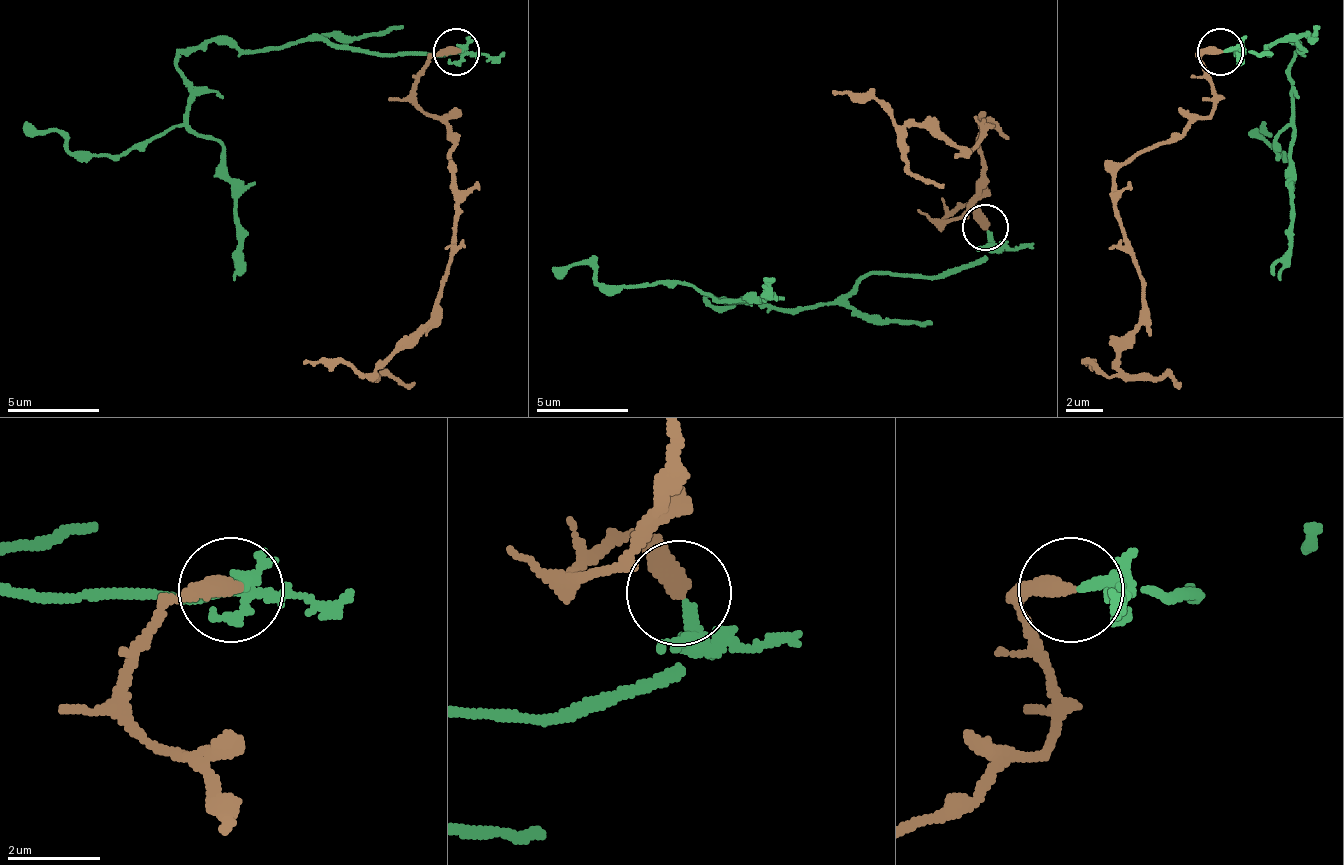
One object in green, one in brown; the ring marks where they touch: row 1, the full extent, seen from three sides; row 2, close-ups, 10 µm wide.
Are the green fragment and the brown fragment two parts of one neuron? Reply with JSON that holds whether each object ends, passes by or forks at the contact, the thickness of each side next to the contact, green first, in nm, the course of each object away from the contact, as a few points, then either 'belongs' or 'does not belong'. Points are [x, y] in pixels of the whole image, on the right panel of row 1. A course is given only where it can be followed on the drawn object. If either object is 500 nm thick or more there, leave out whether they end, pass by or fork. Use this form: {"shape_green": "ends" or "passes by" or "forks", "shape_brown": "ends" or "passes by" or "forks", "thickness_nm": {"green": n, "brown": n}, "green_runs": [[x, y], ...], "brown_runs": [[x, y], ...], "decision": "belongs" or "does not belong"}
{"shape_green": "passes by", "shape_brown": "ends", "thickness_nm": {"green": 190, "brown": 440}, "green_runs": [[1221, 50], [1268, 55], [1295, 41], [1300, 46], [1277, 157], [1258, 129]], "brown_runs": [[1221, 50], [1203, 50], [1212, 110], [1143, 147], [1115, 175], [1143, 309], [1120, 346], [1120, 374], [1083, 365]], "decision": "belongs"}

